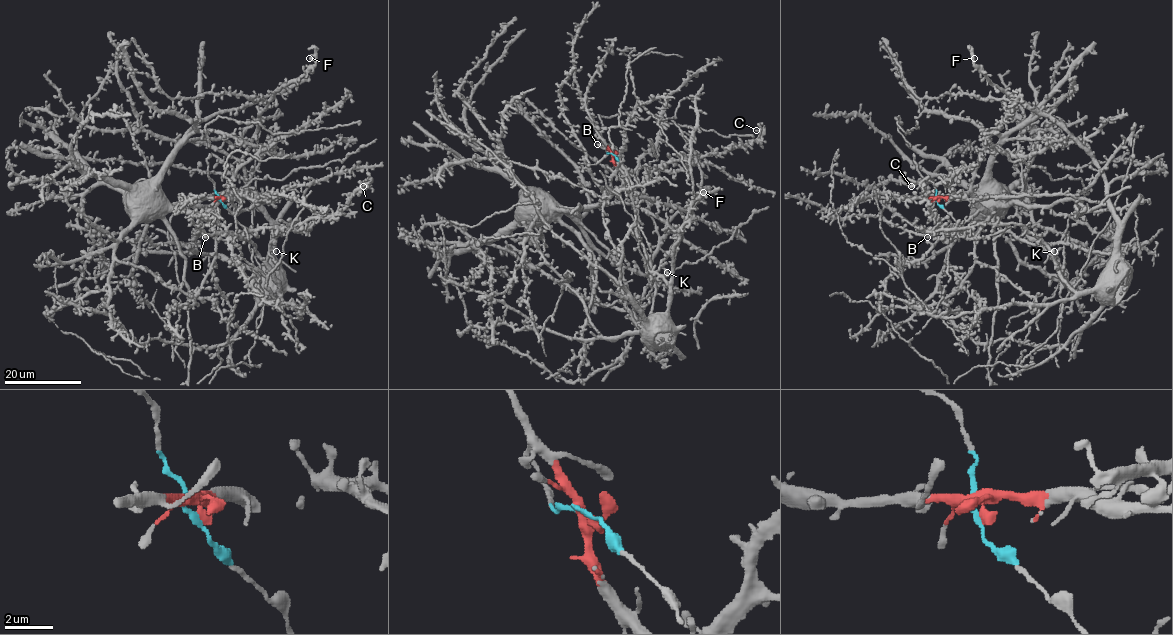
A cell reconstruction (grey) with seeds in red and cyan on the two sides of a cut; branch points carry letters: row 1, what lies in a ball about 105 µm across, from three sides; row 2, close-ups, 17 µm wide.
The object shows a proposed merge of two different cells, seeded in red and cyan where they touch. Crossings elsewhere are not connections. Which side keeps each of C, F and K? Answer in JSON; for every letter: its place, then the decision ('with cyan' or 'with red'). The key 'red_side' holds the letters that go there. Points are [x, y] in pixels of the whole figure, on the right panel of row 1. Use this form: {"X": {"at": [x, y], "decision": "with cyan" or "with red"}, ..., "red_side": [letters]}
{"C": {"at": [911, 186], "decision": "with cyan"}, "F": {"at": [974, 58], "decision": "with red"}, "K": {"at": [1054, 251], "decision": "with red"}, "red_side": ["F", "K"]}

